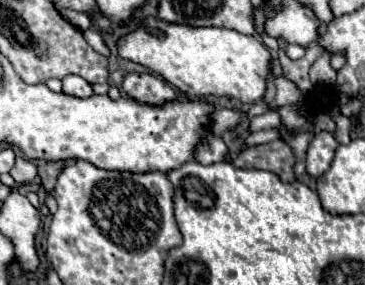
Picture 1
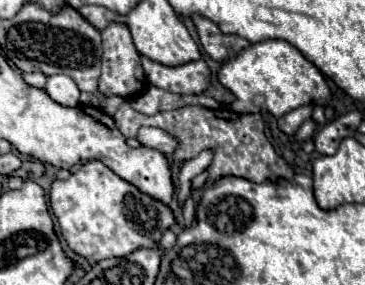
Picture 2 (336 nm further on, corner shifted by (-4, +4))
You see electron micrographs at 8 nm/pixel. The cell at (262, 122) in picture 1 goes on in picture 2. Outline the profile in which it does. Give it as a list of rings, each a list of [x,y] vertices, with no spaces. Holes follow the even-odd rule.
[[[201,151],[195,159],[191,161],[185,161],[181,171],[179,171],[179,181],[177,181],[177,187],[179,187],[179,193],[177,193],[177,199],[179,199],[179,207],[183,209],[185,207],[185,199],[189,197],[191,193],[191,181],[203,173],[209,163],[211,163],[211,157],[213,157],[213,151]]]

